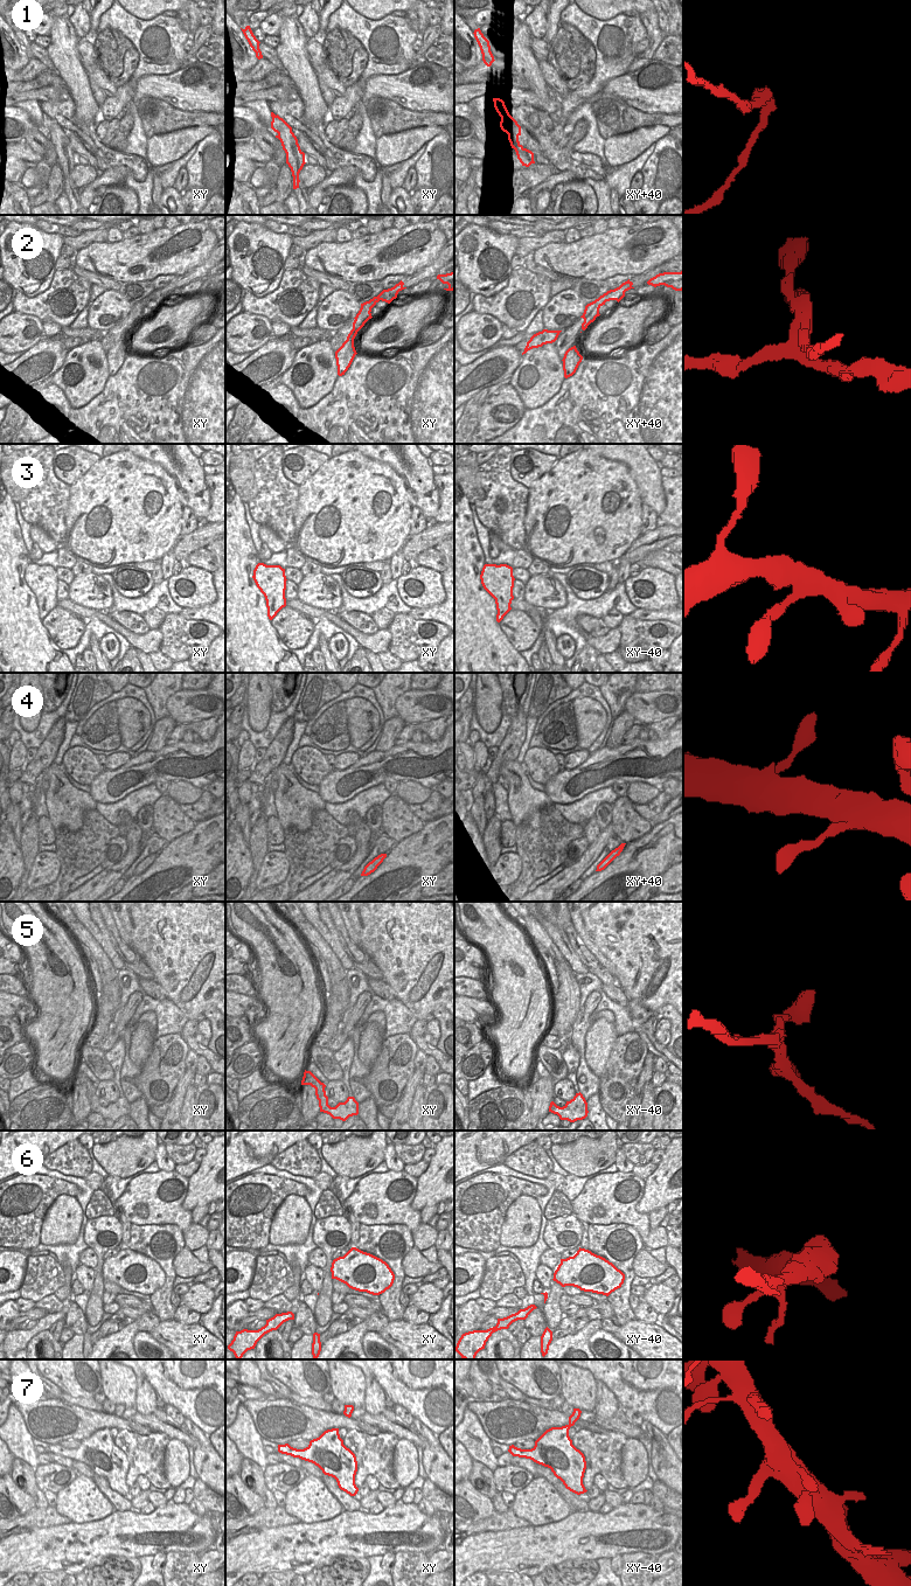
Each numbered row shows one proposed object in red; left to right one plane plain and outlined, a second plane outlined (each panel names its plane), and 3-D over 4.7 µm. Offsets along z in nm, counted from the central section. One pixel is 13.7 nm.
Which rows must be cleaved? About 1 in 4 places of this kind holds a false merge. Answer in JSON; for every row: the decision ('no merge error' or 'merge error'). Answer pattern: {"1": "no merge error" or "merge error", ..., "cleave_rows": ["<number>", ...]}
{"1": "merge error", "2": "merge error", "3": "no merge error", "4": "no merge error", "5": "no merge error", "6": "no merge error", "7": "no merge error", "cleave_rows": ["1", "2"]}

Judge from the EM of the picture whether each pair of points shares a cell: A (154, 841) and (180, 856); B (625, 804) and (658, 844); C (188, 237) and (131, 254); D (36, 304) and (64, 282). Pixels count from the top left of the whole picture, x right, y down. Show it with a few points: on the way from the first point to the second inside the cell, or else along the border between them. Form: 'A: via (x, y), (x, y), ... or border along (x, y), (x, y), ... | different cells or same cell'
A: border along (167, 843), (157, 853) | different cells
B: border along (653, 826), (641, 836), (626, 843) | different cells
C: via (174, 251), (145, 254) | same cell
D: via (43, 303), (57, 289) | same cell

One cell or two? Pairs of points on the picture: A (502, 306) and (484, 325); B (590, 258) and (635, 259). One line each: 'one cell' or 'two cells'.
A: two cells
B: one cell

